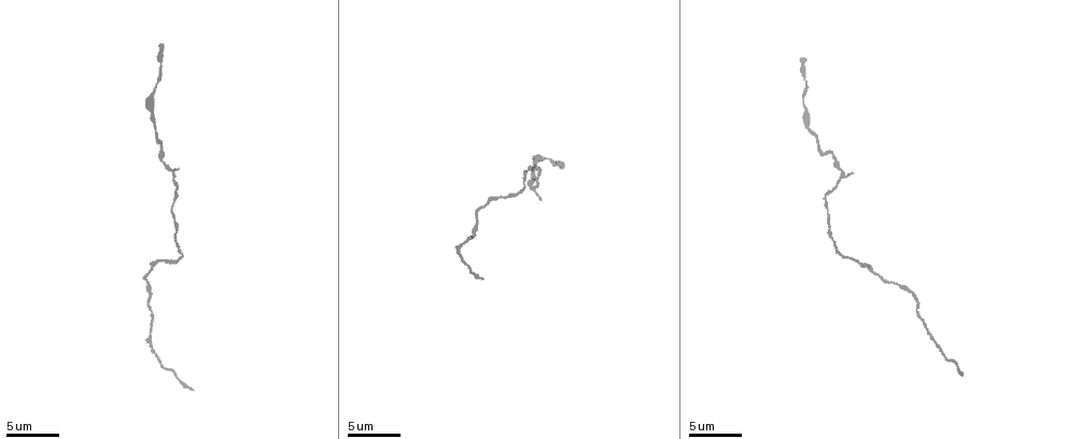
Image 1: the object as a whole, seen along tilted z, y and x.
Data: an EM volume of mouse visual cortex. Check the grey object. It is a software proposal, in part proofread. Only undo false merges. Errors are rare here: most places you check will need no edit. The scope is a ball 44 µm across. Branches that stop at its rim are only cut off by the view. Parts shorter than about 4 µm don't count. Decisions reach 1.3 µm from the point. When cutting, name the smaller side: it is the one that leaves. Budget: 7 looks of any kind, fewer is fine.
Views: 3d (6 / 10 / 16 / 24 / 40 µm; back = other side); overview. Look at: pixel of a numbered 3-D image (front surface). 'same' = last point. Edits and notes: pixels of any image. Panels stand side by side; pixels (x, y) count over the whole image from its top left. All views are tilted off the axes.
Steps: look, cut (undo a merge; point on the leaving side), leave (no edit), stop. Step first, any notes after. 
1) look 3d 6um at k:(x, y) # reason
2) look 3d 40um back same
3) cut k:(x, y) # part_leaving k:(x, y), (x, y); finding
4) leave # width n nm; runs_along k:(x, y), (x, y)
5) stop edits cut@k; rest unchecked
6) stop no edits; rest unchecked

look 3d 10um at 1:(148, 301) # sudden change in width

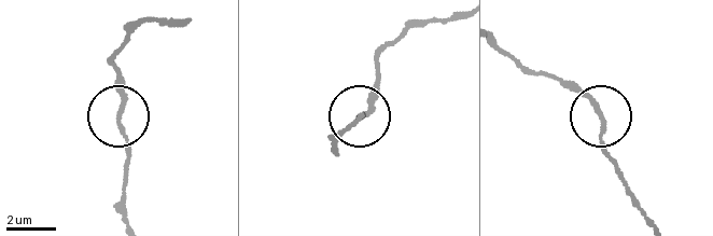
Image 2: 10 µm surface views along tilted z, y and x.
look 3d 6um at 2:(122, 110) # closer look

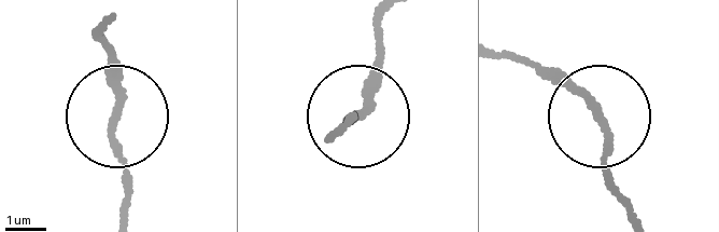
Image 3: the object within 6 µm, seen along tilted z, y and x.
leave # width 190 nm; runs_along 3:(104, 22), (128, 217); all the same cell

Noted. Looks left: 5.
look 3d 10um at 1:(523, 191) # sudden change in width

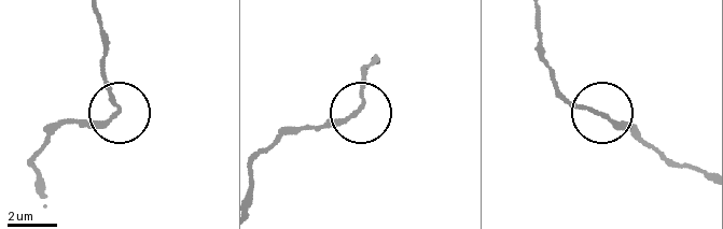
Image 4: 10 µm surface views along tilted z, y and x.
look 3d 6um at 4:(114, 115) # closer look

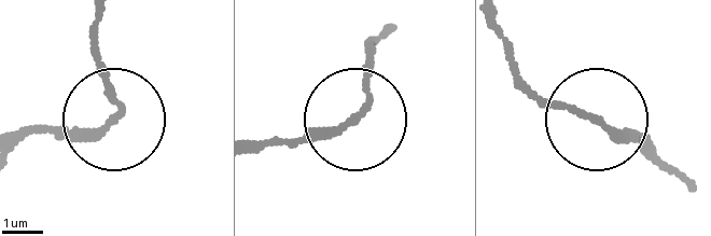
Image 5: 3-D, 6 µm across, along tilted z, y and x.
leave # all the same cell

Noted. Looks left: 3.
look 3d 10um at 1:(807, 112) # sudden change in width

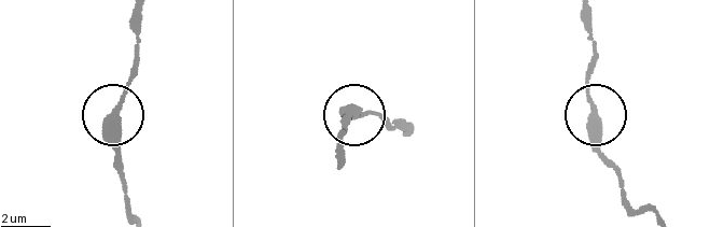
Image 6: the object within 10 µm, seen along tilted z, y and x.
leave # continuous, no second cell

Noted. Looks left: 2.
look 3d 10um at 1:(537, 186) # three arms meet

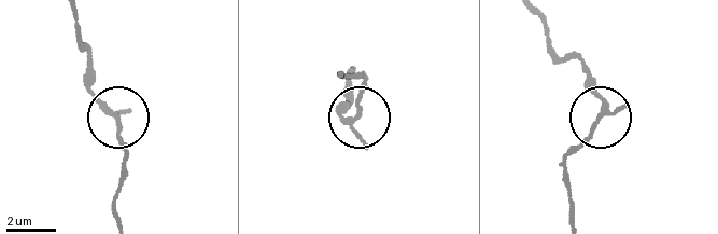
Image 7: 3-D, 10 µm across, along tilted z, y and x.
leave # runs_along 7:(575, 216), (566, 160), (602, 107), (590, 82); one cell here

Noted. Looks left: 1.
stop no edits; rest unchecked

